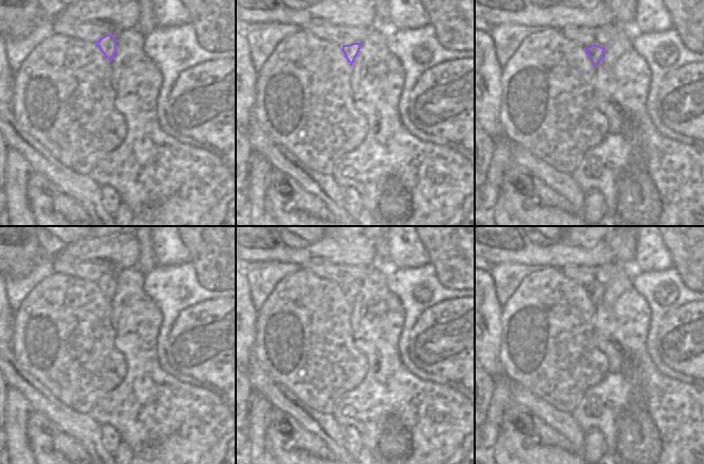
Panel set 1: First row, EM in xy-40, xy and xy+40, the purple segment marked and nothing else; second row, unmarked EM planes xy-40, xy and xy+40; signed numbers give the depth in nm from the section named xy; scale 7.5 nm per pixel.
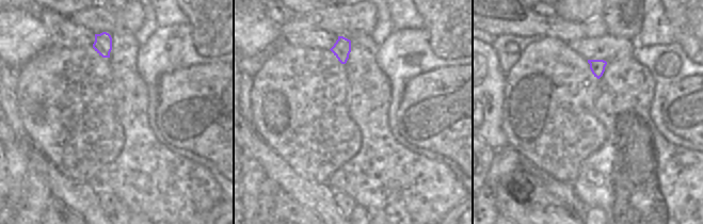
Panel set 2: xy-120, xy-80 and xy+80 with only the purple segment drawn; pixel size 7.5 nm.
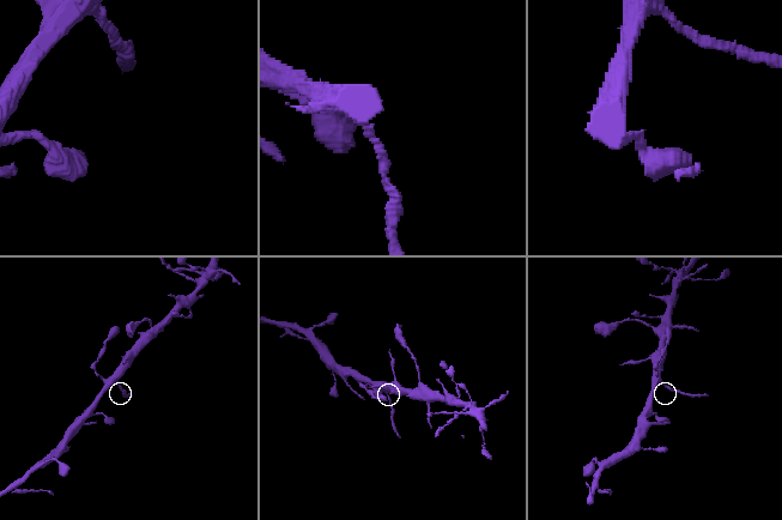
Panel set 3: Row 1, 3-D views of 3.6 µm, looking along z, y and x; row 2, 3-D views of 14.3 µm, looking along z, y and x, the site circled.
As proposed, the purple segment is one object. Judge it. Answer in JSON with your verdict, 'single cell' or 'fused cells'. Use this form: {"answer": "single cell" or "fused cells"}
{"answer": "fused cells"}

